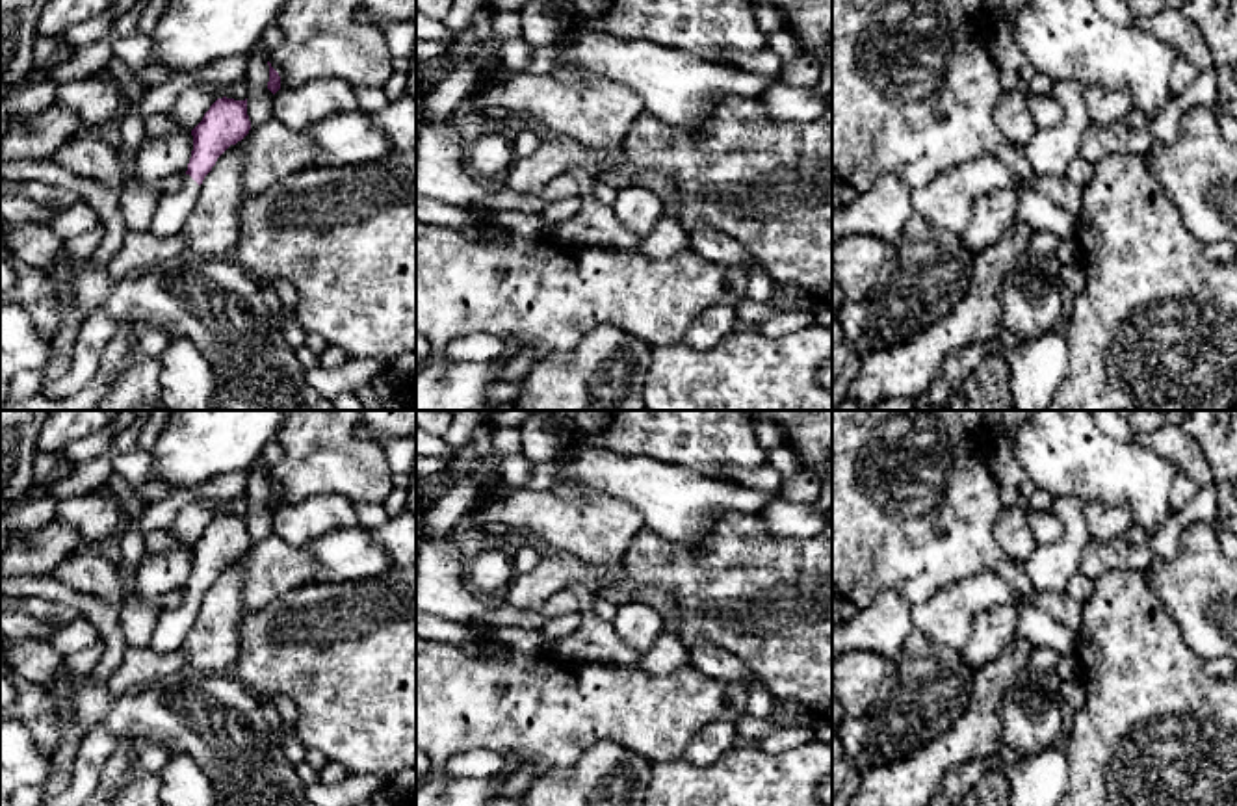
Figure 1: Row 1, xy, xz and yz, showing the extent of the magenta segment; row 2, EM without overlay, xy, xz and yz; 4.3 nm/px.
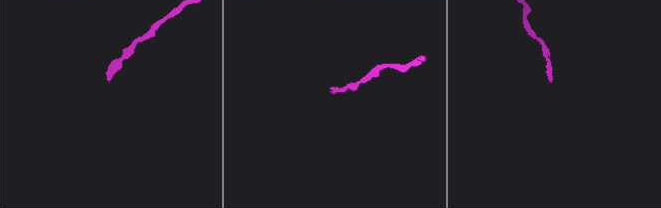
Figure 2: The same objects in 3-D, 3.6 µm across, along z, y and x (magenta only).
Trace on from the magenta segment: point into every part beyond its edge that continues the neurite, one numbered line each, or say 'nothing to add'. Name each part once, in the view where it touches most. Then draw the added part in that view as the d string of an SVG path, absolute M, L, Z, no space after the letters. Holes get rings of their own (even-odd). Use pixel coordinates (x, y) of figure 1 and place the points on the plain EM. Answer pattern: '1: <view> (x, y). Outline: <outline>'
1: xy (173, 624). Outline: M182 591L182 602L176 609L160 611L149 648L156 654L180 650L193 628L199 607L201 602L189 591Z

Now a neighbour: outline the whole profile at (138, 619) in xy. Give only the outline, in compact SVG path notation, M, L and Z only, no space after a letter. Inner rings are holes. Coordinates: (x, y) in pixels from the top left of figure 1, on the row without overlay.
M132 592L121 613L121 626L126 646L147 648L150 644L158 617L158 609L154 609L139 594Z

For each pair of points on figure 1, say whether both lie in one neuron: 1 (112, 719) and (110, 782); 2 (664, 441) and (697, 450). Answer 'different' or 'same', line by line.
1: different
2: same

